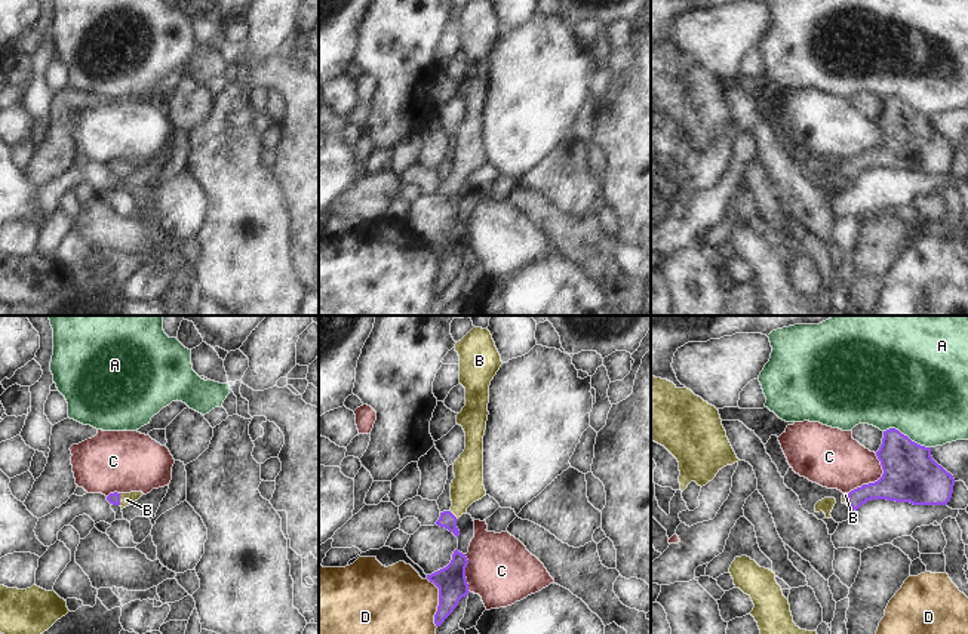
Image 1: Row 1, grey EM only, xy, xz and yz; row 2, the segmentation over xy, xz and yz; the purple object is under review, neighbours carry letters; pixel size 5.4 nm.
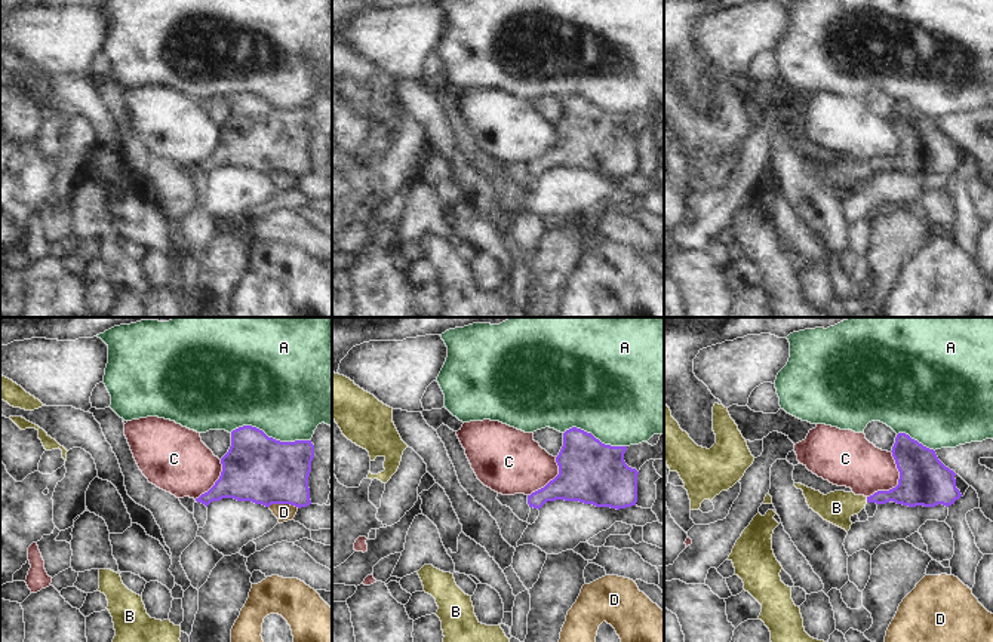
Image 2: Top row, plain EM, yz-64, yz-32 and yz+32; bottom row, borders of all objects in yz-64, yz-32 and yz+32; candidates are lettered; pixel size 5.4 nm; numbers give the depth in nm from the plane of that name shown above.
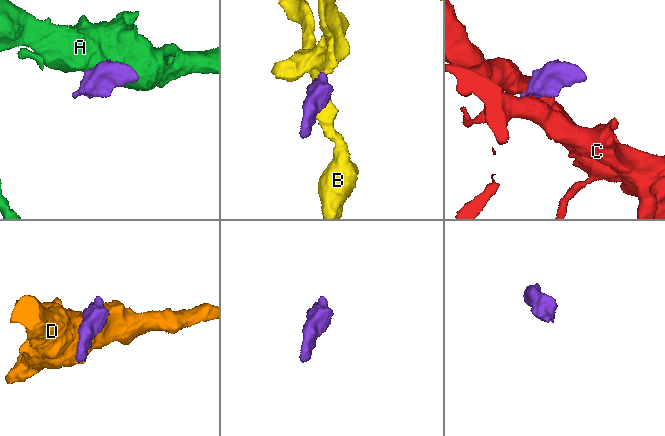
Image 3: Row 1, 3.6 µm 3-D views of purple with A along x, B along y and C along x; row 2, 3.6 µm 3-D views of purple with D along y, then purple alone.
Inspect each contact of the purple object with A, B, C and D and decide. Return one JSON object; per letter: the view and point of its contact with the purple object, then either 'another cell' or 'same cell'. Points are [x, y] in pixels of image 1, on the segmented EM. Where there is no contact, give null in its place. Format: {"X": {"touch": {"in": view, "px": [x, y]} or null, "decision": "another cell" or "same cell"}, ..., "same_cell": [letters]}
{"A": {"touch": {"in": "yz", "px": [906, 436]}, "decision": "another cell"}, "B": {"touch": {"in": "xy", "px": [119, 499]}, "decision": "same cell"}, "C": {"touch": {"in": "yz", "px": [875, 482]}, "decision": "another cell"}, "D": {"touch": {"in": "xz", "px": [439, 603]}, "decision": "another cell"}, "same_cell": ["B"]}

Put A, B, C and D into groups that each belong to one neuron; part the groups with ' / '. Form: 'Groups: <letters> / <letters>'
Groups: A / B / C / D.

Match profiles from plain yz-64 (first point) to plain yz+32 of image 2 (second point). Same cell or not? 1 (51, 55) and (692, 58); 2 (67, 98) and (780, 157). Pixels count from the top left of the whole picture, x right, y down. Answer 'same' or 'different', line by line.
1: different
2: same

